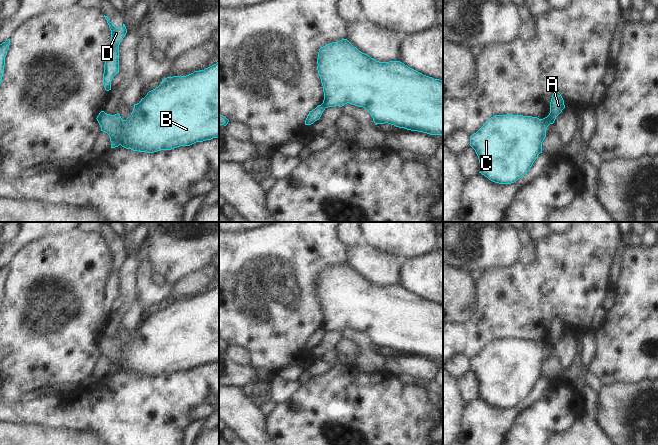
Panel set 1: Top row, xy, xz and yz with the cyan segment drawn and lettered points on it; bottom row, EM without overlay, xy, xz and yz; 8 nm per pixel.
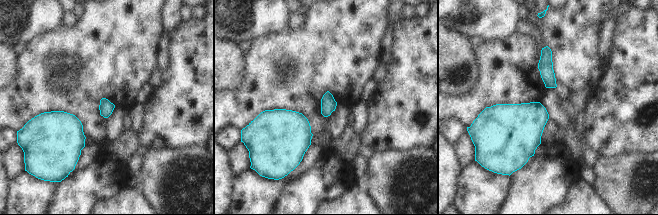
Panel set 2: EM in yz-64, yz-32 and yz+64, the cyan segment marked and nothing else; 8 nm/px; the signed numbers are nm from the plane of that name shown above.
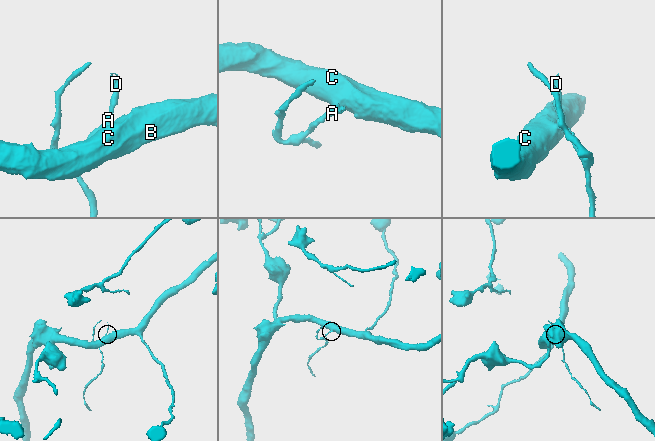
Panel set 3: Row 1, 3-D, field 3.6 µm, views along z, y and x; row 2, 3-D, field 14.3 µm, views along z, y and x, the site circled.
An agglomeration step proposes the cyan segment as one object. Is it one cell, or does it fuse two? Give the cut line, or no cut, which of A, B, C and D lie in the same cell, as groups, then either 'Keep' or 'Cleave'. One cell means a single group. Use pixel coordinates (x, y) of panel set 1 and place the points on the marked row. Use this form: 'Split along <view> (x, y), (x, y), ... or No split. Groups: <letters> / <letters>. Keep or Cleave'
Split along yz (549, 113), (550, 119), (553, 122). Groups: A D / B C. Cleave.

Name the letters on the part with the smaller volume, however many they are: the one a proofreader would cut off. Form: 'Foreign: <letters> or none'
Foreign: A, D

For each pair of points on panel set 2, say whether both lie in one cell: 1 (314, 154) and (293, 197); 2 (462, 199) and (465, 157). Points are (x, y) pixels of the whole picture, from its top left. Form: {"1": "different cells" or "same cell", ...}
{"1": "different cells", "2": "different cells"}

